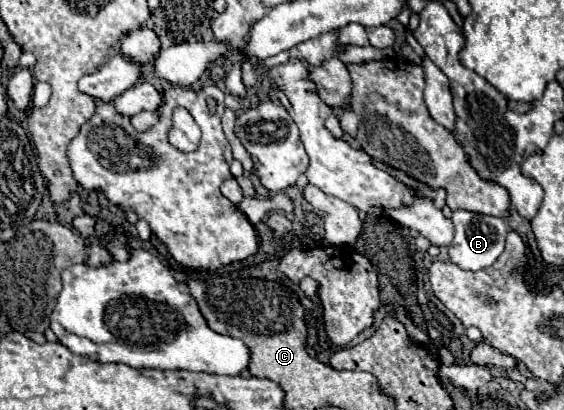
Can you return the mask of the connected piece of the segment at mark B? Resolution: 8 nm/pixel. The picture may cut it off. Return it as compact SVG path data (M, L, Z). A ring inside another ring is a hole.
M454 211L452 213L452 223L454 223L454 239L446 247L446 255L448 255L448 261L458 265L460 269L470 269L470 271L486 269L504 251L506 233L510 229L506 219L492 217L492 215L482 215L482 213L472 213L472 211Z

